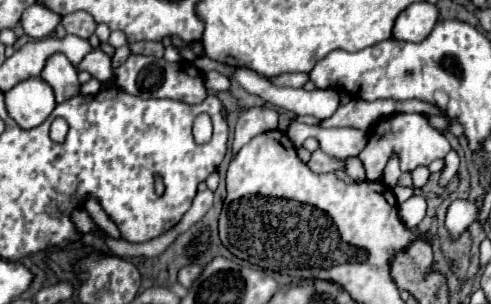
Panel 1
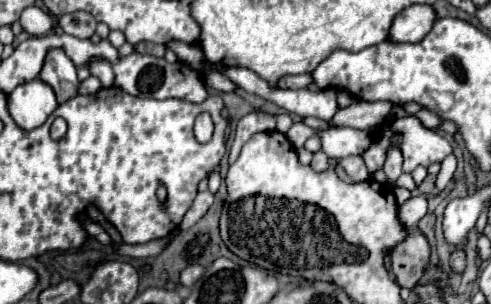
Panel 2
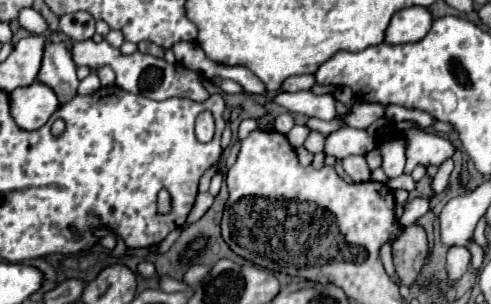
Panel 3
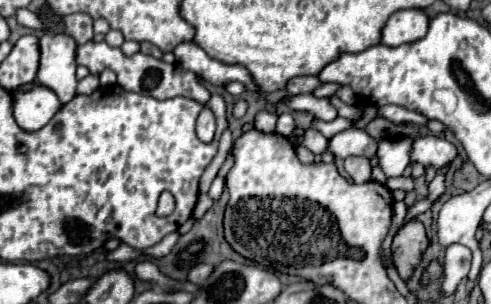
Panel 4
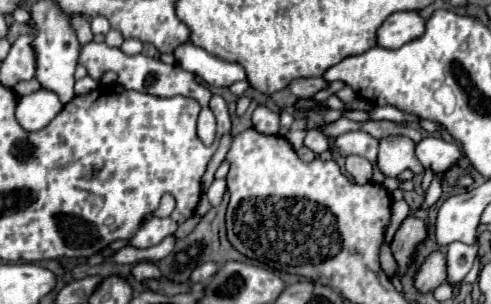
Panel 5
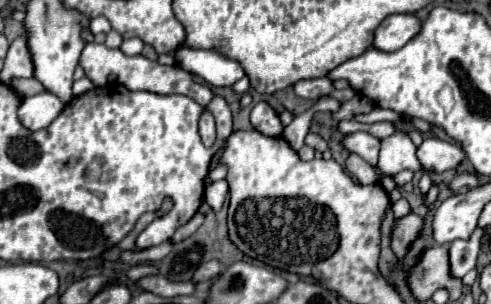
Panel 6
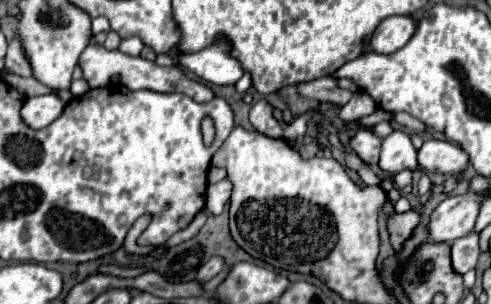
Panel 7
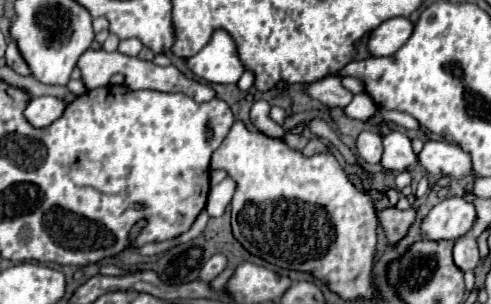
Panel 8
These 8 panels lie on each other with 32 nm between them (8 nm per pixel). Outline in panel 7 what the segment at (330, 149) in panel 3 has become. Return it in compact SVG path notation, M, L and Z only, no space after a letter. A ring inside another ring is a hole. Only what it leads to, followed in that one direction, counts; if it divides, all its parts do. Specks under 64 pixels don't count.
M358 130L356 136L350 138L350 150L354 150L366 164L376 166L380 158L382 140L374 136L370 130Z

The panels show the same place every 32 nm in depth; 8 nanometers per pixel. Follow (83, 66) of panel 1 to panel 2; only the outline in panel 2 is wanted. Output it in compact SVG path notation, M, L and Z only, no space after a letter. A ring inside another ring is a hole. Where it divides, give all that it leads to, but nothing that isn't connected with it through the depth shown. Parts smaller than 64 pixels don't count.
M94 58L94 60L90 60L88 64L84 64L90 72L92 72L92 76L96 76L100 82L102 82L102 86L112 86L114 84L114 72L112 72L112 66L108 64L108 60L104 60L104 58Z

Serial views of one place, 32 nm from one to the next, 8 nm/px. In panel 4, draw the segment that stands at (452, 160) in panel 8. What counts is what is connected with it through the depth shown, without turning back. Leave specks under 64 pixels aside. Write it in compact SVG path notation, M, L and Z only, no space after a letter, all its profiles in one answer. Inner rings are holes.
M426 134L412 140L412 164L418 162L422 166L442 168L444 164L452 162L456 154L456 146L452 146L446 138L440 136Z

